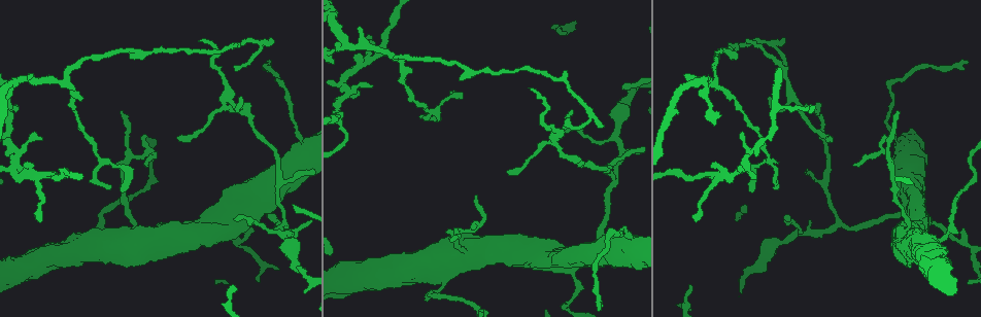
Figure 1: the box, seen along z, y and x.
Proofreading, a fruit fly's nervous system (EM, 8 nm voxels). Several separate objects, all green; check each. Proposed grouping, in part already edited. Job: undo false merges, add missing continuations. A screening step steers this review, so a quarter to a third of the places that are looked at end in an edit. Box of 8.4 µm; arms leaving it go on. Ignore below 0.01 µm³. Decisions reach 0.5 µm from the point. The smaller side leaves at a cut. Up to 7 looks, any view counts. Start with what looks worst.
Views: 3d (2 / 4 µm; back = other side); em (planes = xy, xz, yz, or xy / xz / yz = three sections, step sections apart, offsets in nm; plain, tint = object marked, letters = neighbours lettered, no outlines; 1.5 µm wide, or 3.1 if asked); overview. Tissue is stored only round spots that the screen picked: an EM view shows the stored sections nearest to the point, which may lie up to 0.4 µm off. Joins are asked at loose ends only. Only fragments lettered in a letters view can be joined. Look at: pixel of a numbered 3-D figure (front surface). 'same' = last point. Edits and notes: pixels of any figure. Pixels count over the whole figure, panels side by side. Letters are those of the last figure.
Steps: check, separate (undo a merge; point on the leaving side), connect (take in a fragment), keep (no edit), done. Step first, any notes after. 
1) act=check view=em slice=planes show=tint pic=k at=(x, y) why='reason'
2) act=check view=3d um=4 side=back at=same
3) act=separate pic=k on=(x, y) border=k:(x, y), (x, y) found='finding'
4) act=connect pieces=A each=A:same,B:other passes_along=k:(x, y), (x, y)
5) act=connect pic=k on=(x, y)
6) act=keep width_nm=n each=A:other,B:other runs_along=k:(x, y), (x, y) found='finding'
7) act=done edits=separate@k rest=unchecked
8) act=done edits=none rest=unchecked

act=check view=3d um=2 side=back pic=1 at=(695, 221) why='thin end'

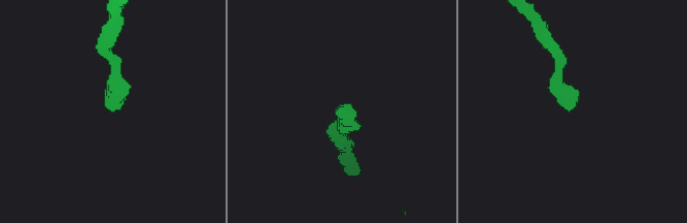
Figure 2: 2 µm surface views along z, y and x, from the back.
act=check view=em slice=planes show=letters pic=2 at=(343, 108)

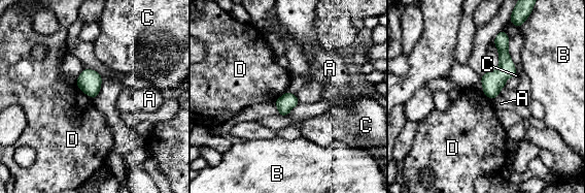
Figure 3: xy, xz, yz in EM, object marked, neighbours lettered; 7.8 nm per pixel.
act=keep longest_contact=D:190nm each=A:other,B:other,C:other,D:other found='no lettered fragment goes on from it'

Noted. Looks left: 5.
act=check view=em slice=xz step=4 show=letters pic=1 at=(703, 84) why='abrupt turn'

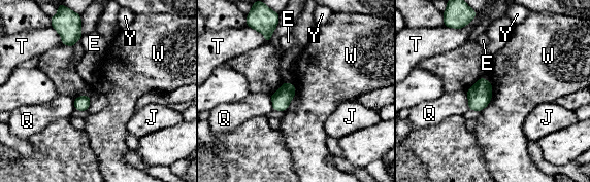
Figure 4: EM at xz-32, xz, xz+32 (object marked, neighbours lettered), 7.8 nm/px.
act=keep each=E:other,J:other,Q:other,T:other,W:other,Y:other border=4:(491, 81), (491, 100), (479, 111) found='one neuron here'

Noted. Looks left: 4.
act=check view=3d um=4 pic=1 at=(353, 97) why='free end'

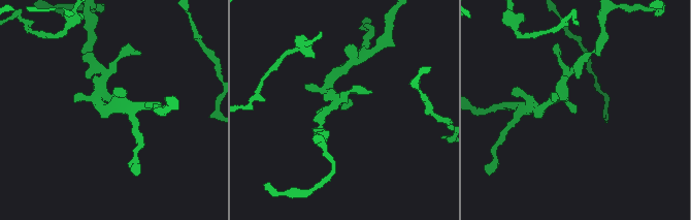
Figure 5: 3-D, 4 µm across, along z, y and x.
act=check view=em slice=planes show=letters pic=5 at=(570, 110)

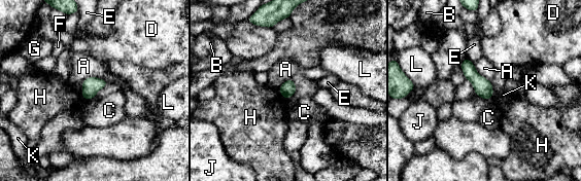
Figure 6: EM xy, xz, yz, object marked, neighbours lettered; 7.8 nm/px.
act=keep each=A:other,B:other,C:other,D:other,E:other,F:other,G:other,H:other,J:other,K:other,L:other found='no lettered fragment goes on from it'

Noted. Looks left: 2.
act=done edits=none rest=unchecked

